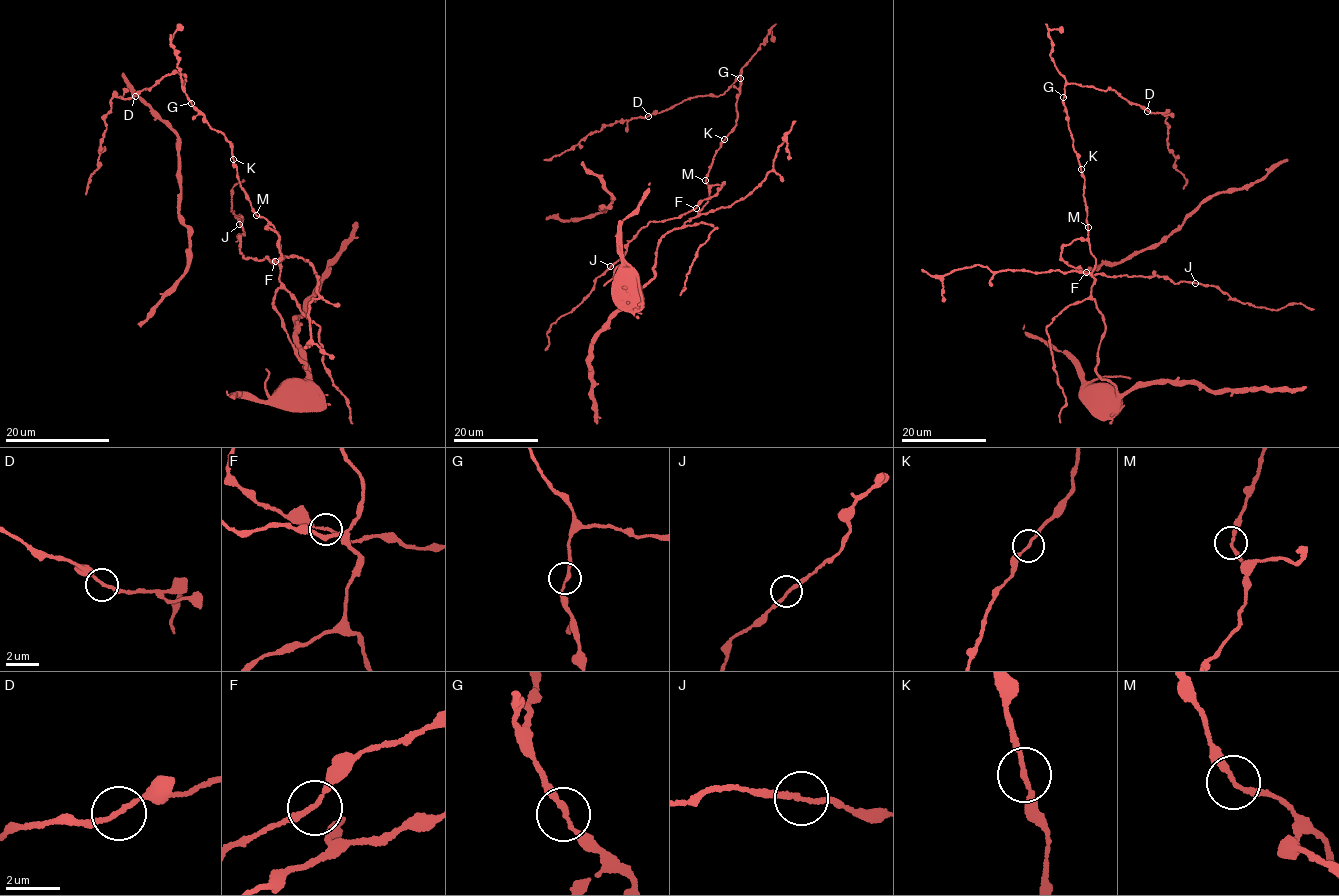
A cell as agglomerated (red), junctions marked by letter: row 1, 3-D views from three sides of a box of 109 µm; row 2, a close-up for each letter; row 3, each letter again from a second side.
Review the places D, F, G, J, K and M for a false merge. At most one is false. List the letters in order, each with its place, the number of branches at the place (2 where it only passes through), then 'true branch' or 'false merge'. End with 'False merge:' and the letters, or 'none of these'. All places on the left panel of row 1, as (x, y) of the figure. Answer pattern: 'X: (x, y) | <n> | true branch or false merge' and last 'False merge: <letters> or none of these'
D: (135, 96) | 2 | true branch
F: (275, 261) | 2 | true branch
G: (191, 103) | 2 | true branch
J: (239, 224) | 2 | true branch
K: (233, 159) | 2 | true branch
M: (256, 215) | 2 | true branch
False merge: none of these

